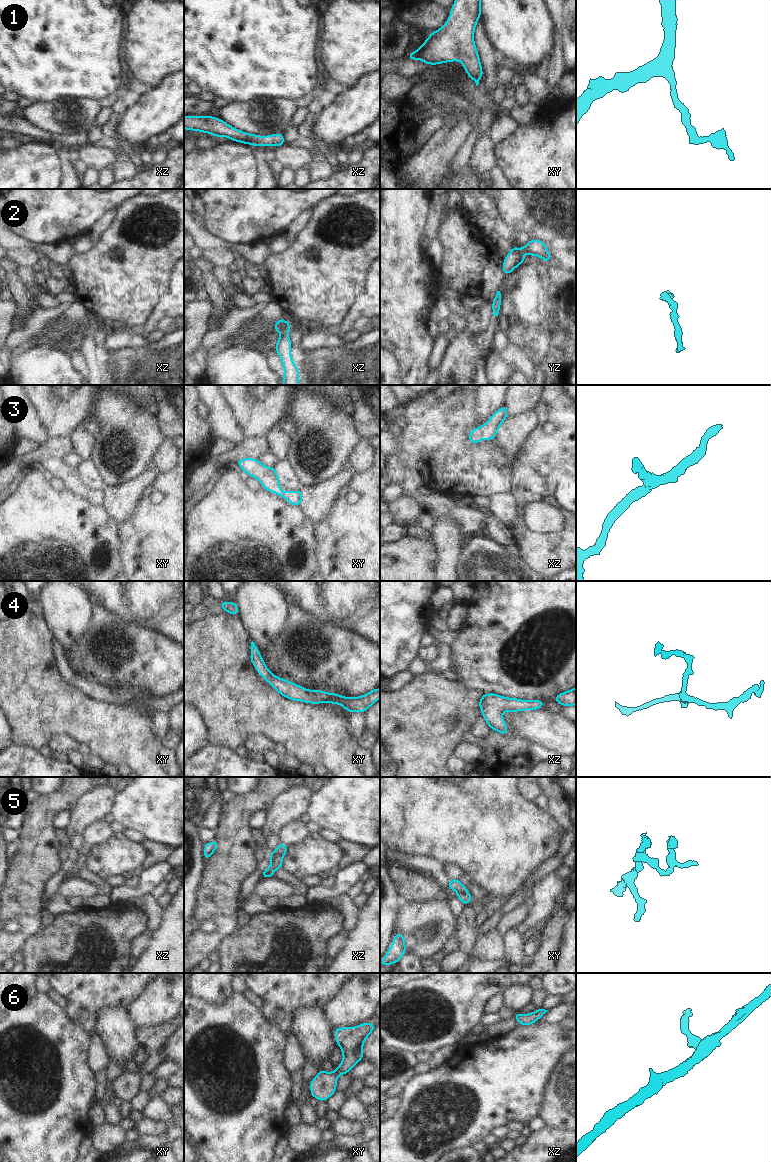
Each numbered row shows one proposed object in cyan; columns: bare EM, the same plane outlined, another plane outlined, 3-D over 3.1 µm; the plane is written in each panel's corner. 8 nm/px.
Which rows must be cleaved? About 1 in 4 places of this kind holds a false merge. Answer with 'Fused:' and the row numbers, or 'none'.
Fused: 5.

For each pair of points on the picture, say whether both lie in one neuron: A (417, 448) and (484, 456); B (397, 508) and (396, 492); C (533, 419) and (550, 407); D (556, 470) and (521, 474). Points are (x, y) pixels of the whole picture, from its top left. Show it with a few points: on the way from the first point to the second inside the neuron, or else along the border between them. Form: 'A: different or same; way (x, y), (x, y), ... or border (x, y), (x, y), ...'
A: same; way (434, 448), (438, 448), (444, 454), (467, 456)
B: different; border (402, 493), (390, 502)
C: different; border (535, 410), (540, 417), (539, 425), (529, 436)
D: same; way (547, 468), (533, 468), (530, 471)

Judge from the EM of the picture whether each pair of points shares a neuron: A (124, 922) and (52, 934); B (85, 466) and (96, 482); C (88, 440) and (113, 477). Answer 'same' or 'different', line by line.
A: same
B: same
C: different

